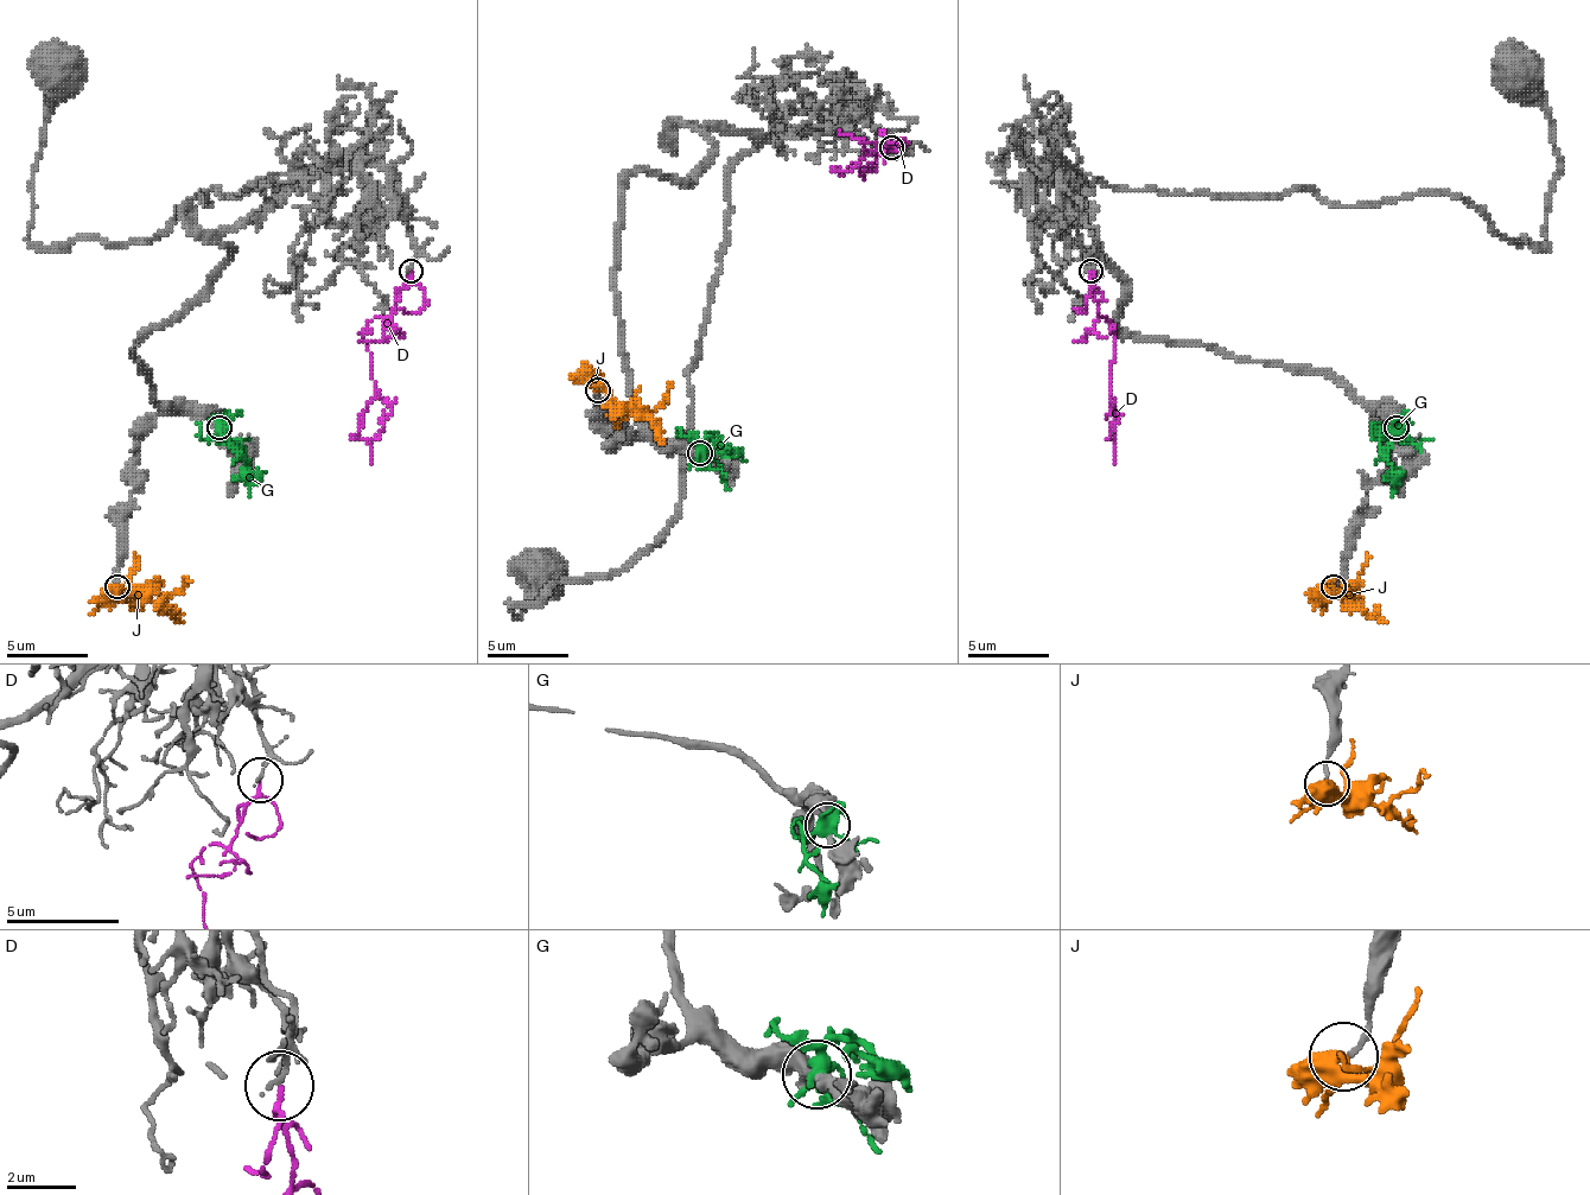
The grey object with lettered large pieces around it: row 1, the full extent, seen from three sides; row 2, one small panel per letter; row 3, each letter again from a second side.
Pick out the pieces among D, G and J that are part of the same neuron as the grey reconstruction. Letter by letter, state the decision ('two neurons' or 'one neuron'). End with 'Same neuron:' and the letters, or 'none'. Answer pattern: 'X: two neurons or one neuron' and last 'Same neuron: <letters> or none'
D: one neuron
G: two neurons
J: two neurons
Same neuron: D

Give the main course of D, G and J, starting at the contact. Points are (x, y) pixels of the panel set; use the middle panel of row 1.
D: (892, 146), (867, 154), (844, 171), (856, 166), (839, 171), (851, 171)
G: (700, 452), (708, 436), (729, 447)
J: (599, 391), (619, 404), (652, 411), (668, 395), (672, 382)

